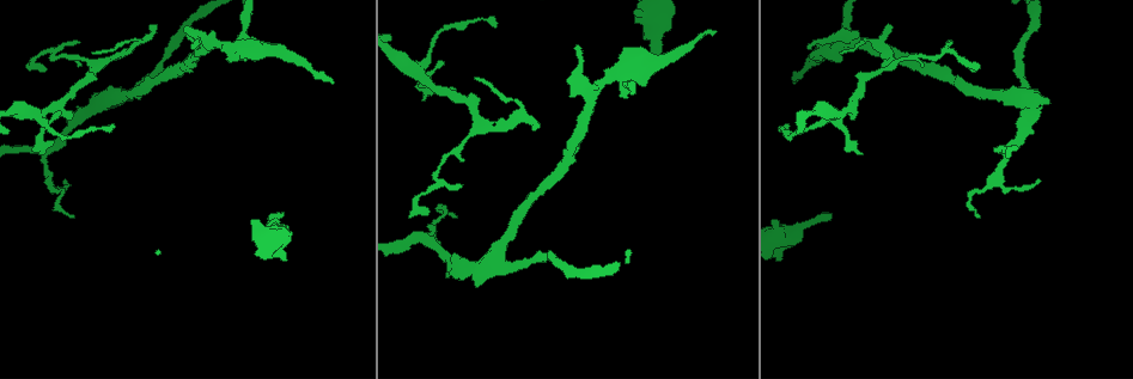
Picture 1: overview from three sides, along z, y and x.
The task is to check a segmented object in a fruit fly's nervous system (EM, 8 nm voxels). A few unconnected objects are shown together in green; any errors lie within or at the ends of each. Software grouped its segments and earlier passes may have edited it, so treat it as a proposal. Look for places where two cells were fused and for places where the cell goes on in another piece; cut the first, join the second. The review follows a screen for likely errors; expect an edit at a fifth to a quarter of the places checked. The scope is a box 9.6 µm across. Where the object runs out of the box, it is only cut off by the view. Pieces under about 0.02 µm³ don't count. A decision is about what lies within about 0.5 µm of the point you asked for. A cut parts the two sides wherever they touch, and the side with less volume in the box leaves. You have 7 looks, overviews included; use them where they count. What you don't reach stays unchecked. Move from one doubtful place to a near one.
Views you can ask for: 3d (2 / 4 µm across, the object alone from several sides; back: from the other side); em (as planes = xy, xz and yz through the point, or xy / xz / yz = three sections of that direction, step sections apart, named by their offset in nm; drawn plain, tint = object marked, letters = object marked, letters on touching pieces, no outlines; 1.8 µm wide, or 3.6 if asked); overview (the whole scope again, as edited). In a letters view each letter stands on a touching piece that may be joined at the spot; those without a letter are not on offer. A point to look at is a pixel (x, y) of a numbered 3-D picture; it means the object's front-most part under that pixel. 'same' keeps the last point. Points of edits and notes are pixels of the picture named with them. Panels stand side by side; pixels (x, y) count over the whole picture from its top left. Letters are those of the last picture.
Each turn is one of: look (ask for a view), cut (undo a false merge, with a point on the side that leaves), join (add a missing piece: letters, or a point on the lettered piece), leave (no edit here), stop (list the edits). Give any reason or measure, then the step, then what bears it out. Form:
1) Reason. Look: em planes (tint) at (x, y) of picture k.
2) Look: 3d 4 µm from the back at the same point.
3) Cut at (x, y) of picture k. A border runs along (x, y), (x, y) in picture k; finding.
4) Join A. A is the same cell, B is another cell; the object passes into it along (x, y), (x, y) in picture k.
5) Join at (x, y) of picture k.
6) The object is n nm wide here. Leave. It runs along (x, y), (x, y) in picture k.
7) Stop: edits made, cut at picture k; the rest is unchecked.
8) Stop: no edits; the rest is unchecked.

Side arm on a straight run. Look: 3d 2 µm at (419, 72) of picture 1.

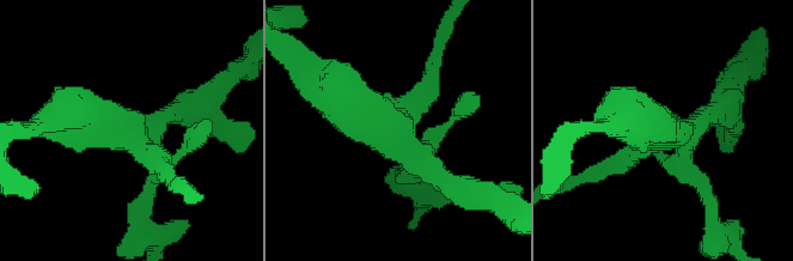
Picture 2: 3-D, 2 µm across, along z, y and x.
Look: em xy step 16 (tint) at (669, 136) of picture 2.

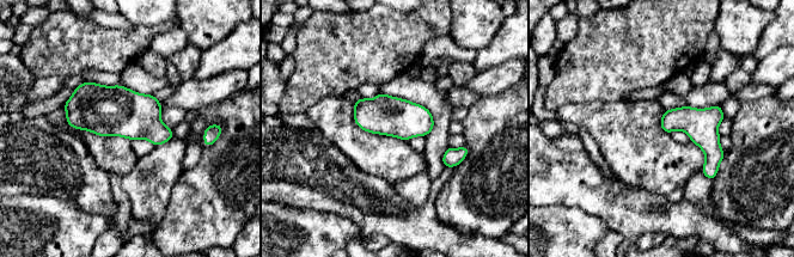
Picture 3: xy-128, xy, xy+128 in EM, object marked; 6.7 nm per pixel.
Another direction. Look: em planes (letters) at the same point.

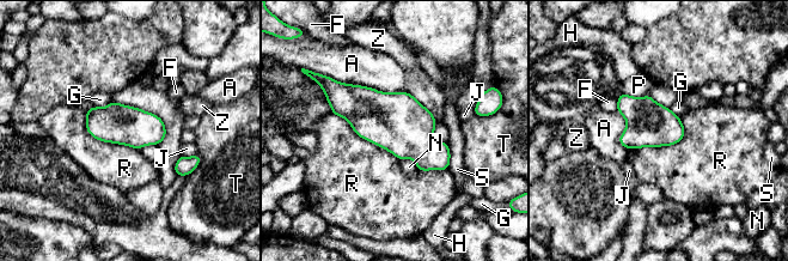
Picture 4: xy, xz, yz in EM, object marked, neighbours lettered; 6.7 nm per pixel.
The object is 260 nm wide here. Leave. A, F, G, H, J, N, P, R, S, T and Z are other cells; a border runs along (680, 117), (677, 143), (628, 149) in picture 4; all the same cell.

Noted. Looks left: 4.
Look: 3d 2 µm at (946, 41) of picture 1.

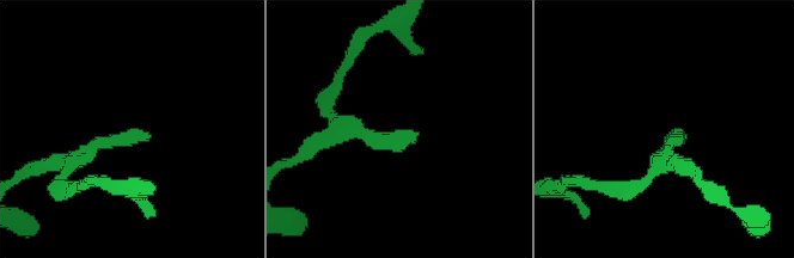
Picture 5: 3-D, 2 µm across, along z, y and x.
Look: em planes (letters) at (416, 137) of picture 5.

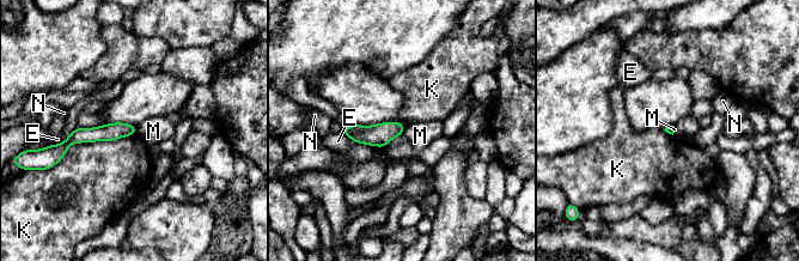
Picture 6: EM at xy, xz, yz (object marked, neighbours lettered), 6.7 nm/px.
Leave. E, K, M and N are other cells; a border runs along (406, 126), (401, 134) in picture 6; none of them fits.

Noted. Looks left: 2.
Thin end. Look: em planes (letters) at (155, 27) of picture 1.

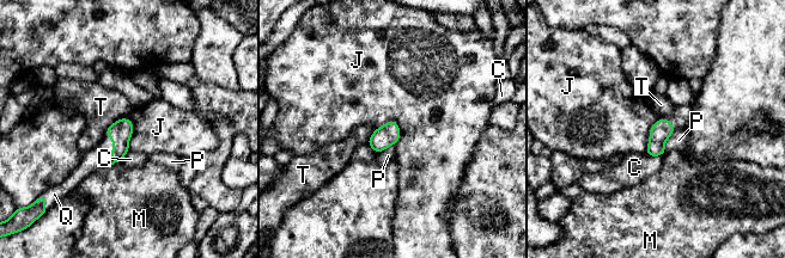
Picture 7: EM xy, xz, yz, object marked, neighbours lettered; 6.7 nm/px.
The object is 140 nm wide here. Join Q. Q is the same cell, C, J, M, P and T are other cells; the object passes into it along (121, 130), (113, 148), (91, 160) in picture 7; it goes on there.

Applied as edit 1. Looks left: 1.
Stop: edits made, join at picture 7; the rest is unchecked.

